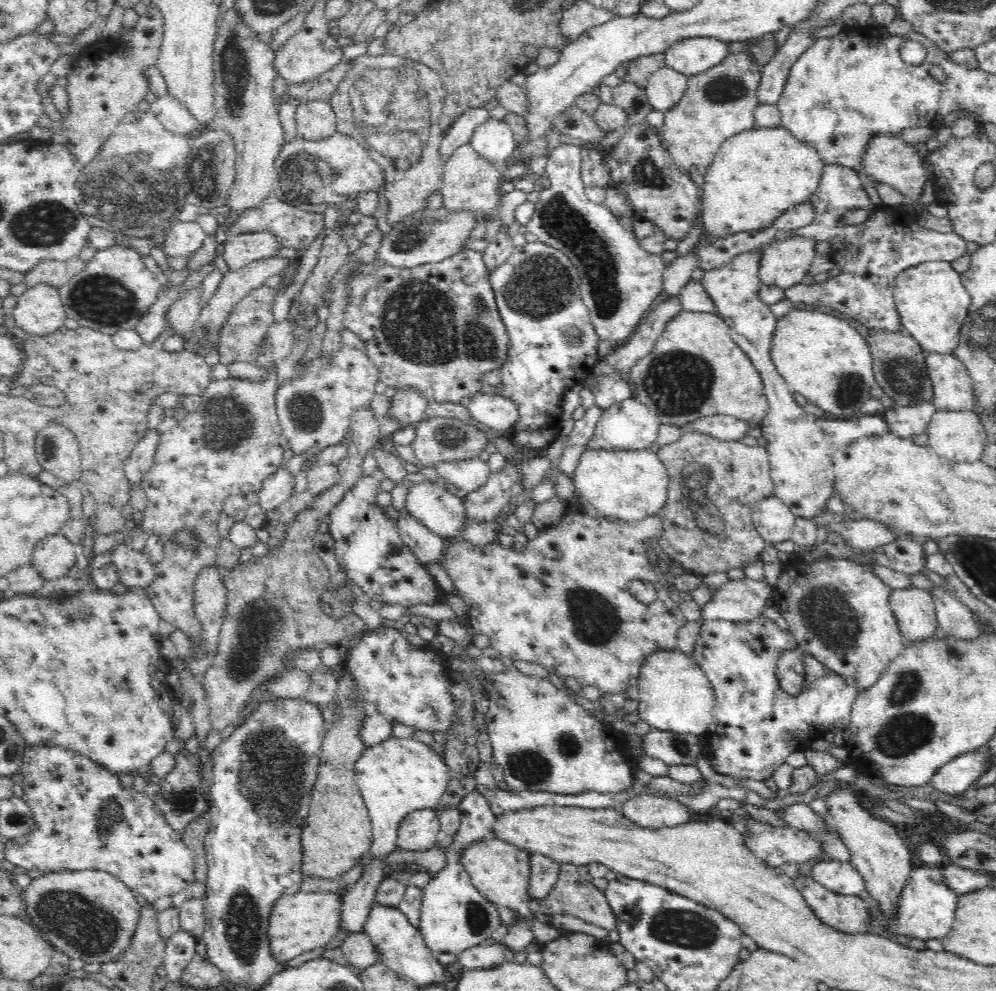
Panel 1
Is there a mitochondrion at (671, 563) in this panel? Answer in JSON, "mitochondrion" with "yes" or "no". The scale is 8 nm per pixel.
{"mitochondrion":"no"}

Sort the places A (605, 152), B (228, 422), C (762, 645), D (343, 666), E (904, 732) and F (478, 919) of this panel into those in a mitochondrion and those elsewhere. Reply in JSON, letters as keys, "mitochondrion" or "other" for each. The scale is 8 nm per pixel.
{"A":"other","B":"mitochondrion","C":"other","D":"other","E":"mitochondrion","F":"mitochondrion"}

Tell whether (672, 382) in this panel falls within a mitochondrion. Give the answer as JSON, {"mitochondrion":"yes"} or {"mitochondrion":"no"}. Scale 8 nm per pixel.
{"mitochondrion":"yes"}

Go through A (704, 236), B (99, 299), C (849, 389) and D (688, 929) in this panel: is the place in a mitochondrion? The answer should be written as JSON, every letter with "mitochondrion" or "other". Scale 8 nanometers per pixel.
{"A":"other","B":"mitochondrion","C":"mitochondrion","D":"mitochondrion"}

